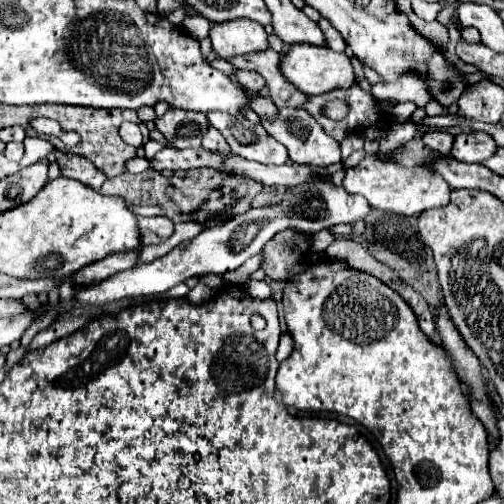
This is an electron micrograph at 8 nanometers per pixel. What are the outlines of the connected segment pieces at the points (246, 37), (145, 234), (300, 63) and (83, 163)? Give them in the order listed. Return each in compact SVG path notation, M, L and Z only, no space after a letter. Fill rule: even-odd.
M233 20L229 24L213 24L209 38L219 58L233 58L269 48L267 32L253 20Z
M141 218L137 224L141 230L141 244L159 244L173 234L173 222L169 222L169 218Z
M311 44L291 46L287 56L281 60L281 72L285 74L285 78L291 84L295 84L301 92L305 92L309 96L317 96L317 94L331 92L331 90L337 90L337 88L345 90L345 88L359 84L349 56L333 52L327 46L311 46Z
M55 152L57 162L61 166L61 174L73 180L79 180L87 184L93 190L99 190L101 184L105 182L105 174L93 166L93 162L85 160L83 156L77 154L65 154L65 152Z

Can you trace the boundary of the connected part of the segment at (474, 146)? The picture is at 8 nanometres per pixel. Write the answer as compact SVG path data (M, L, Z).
M469 132L455 136L451 156L461 162L483 162L497 150L495 140L487 132Z

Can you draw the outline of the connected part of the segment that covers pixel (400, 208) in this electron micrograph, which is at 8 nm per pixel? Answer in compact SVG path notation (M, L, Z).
M365 156L355 168L345 172L343 188L349 194L361 194L371 208L401 216L417 216L429 208L441 208L449 204L451 194L451 186L437 172L427 168L405 168L395 162L381 162L373 156Z

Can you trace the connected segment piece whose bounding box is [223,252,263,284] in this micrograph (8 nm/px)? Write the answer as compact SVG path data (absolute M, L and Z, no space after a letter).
M262 252L258 257L260 258L260 263L259 261L257 262L257 256L252 259L248 259L236 270L224 274L224 279L233 284L244 284L250 275L261 267L261 259L263 257Z

